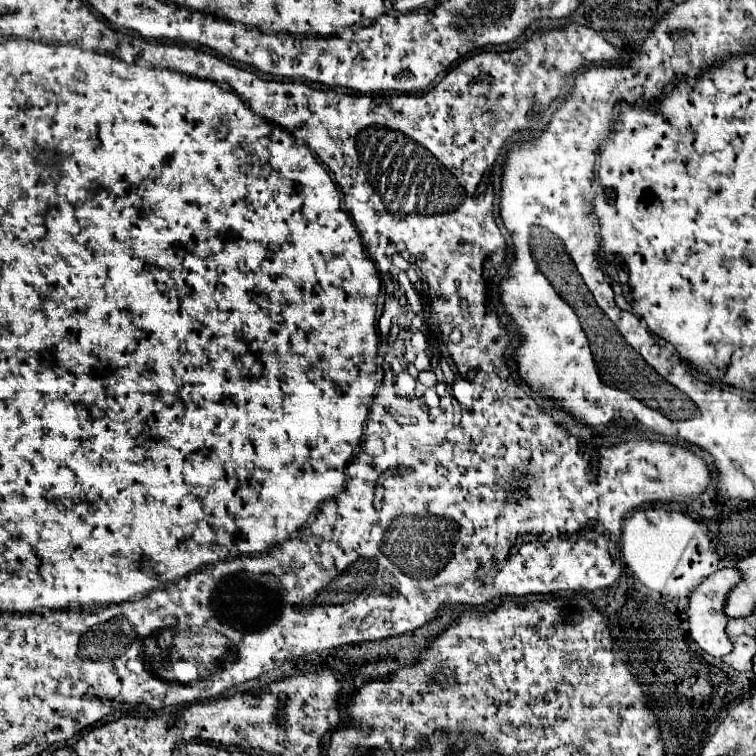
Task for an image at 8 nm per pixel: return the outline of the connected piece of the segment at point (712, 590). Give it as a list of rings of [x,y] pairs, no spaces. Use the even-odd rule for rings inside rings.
[[[722,568],[718,572],[714,572],[712,576],[708,576],[708,580],[704,580],[700,584],[700,588],[696,588],[690,598],[688,598],[688,624],[690,624],[690,636],[692,640],[710,656],[714,658],[722,658],[732,650],[732,640],[726,634],[726,622],[728,618],[724,616],[724,594],[730,592],[730,588],[740,580],[740,572],[736,572],[734,568]]]

